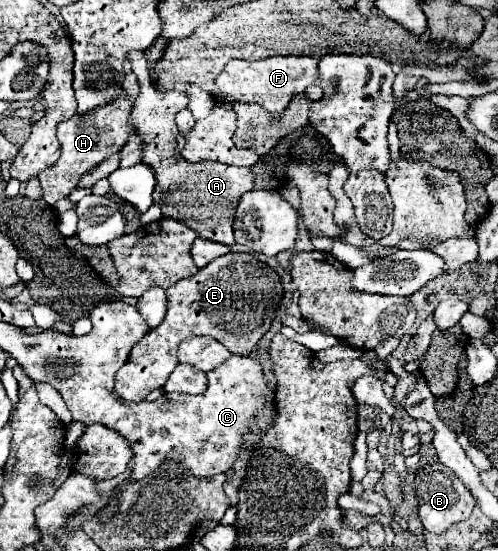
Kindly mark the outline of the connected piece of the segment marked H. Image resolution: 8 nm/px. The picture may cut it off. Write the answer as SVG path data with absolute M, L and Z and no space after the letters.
M120 93L114 101L100 105L84 115L74 115L68 121L62 121L58 125L58 141L60 141L60 159L38 173L38 181L44 191L44 201L48 205L54 205L58 199L68 197L68 193L76 187L78 179L90 171L90 167L96 167L100 161L104 161L110 153L118 153L130 139L130 125L128 115L132 111L132 101L126 93Z

